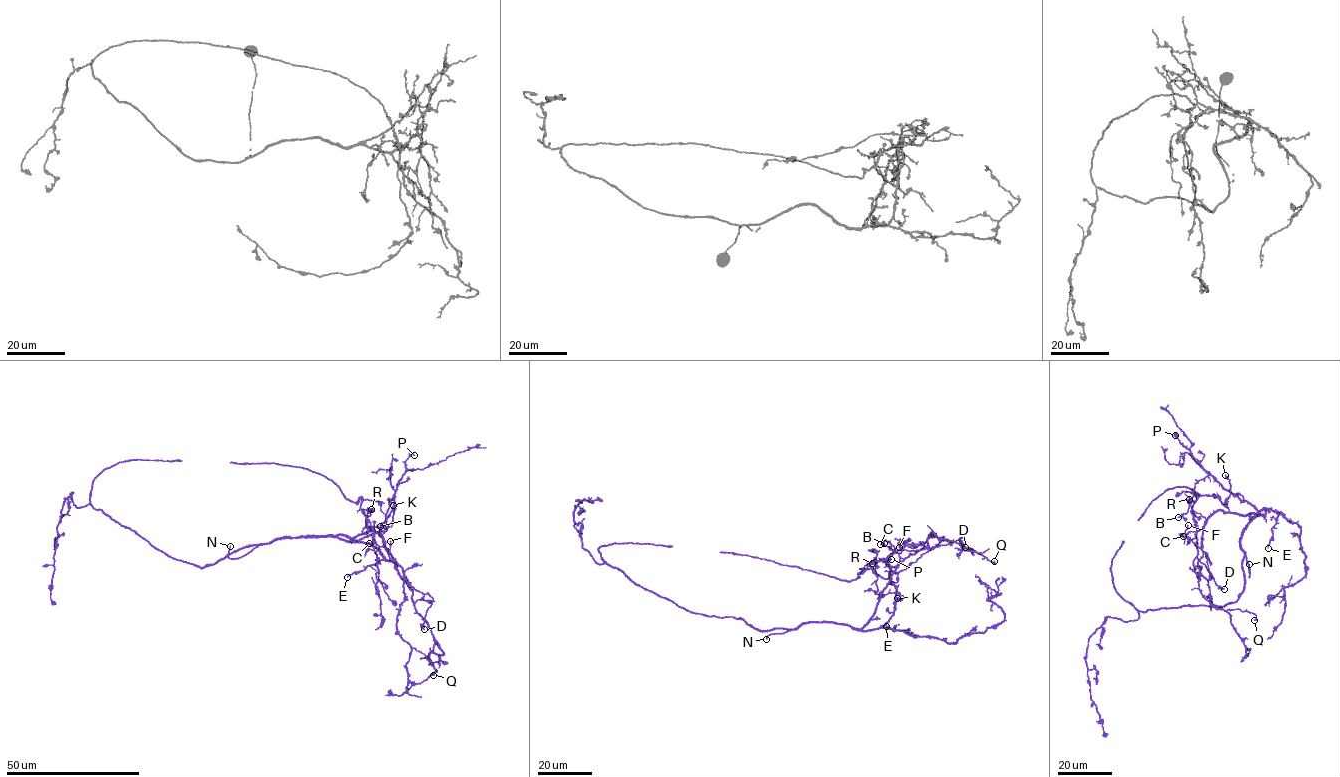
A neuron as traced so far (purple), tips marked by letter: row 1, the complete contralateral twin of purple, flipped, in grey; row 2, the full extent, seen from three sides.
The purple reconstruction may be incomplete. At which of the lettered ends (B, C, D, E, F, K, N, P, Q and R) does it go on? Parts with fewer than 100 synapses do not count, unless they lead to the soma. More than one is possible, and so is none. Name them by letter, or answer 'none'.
N

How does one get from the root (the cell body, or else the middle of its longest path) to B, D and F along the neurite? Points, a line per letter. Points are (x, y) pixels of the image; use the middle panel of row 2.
B: (788, 629), (824, 622), (868, 631), (888, 621), (896, 590), (888, 572), (893, 552), (884, 543)
D: (788, 629), (824, 622), (860, 629), (905, 557), (961, 537), (965, 547)
F: (788, 629), (824, 622), (860, 629), (873, 614), (880, 592), (895, 571), (904, 548), (901, 540), (899, 547)

